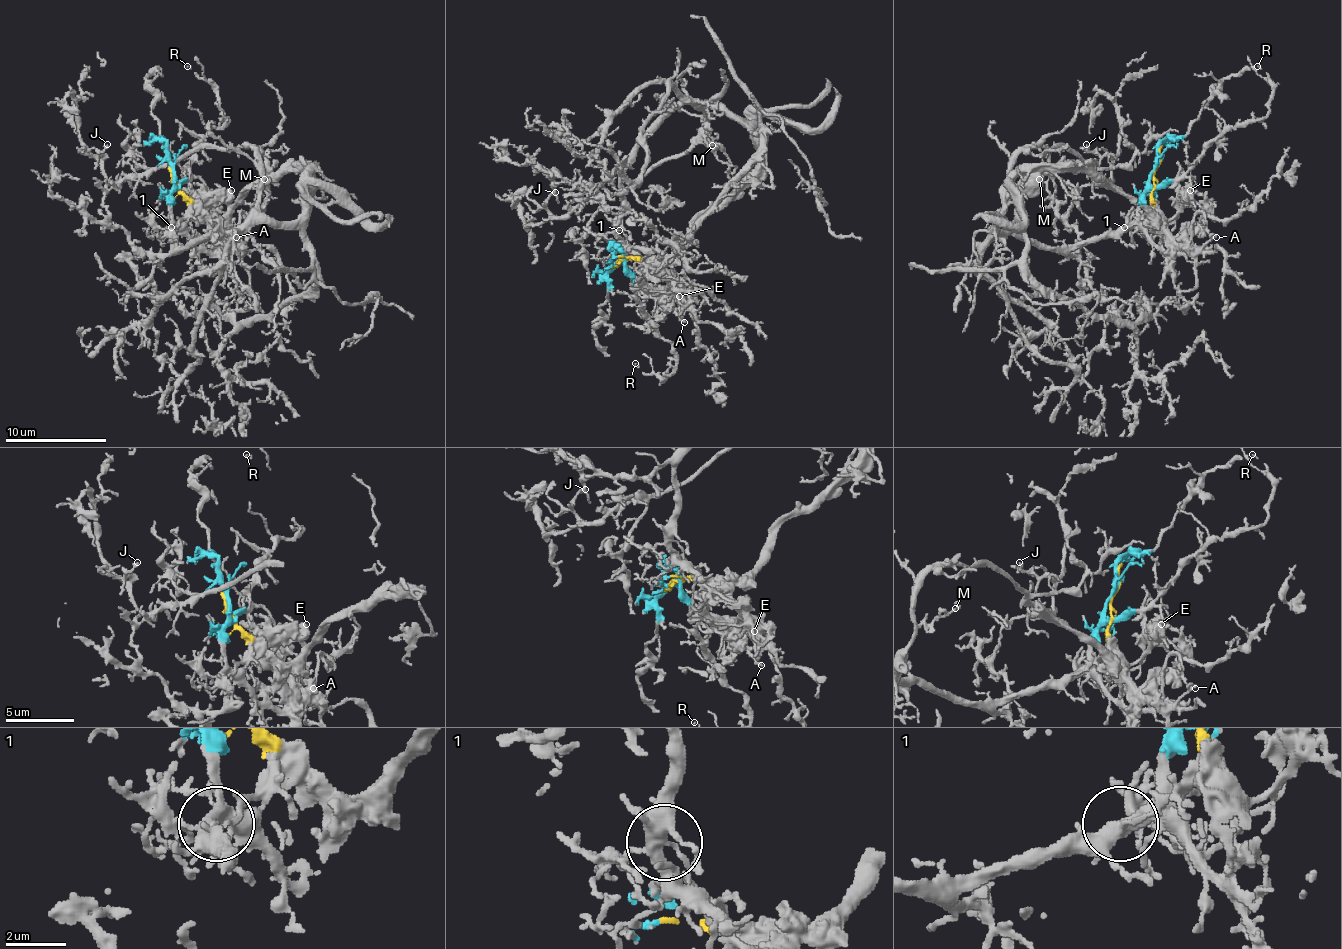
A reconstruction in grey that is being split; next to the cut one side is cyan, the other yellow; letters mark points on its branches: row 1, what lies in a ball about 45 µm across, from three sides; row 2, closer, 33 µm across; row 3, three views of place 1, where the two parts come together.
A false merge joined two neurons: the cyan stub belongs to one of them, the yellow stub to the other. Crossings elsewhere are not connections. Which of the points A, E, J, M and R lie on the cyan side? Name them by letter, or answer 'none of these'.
J, M, R

